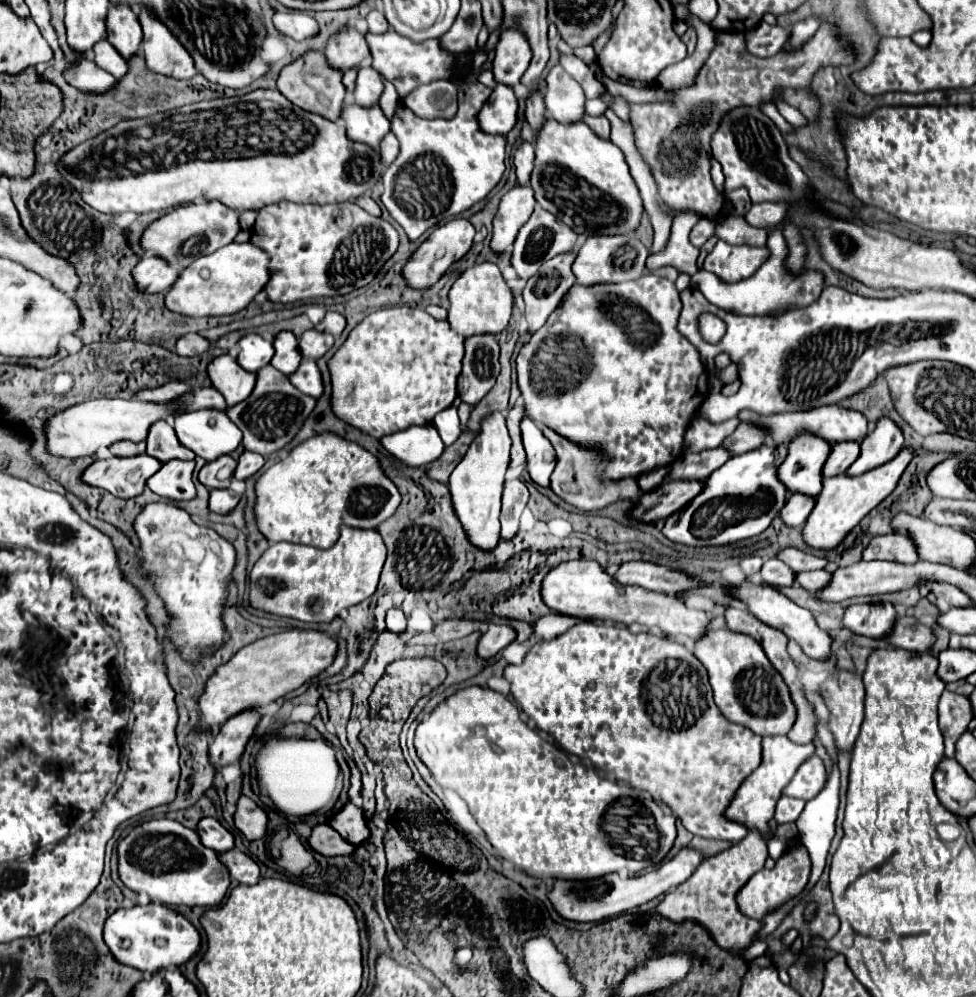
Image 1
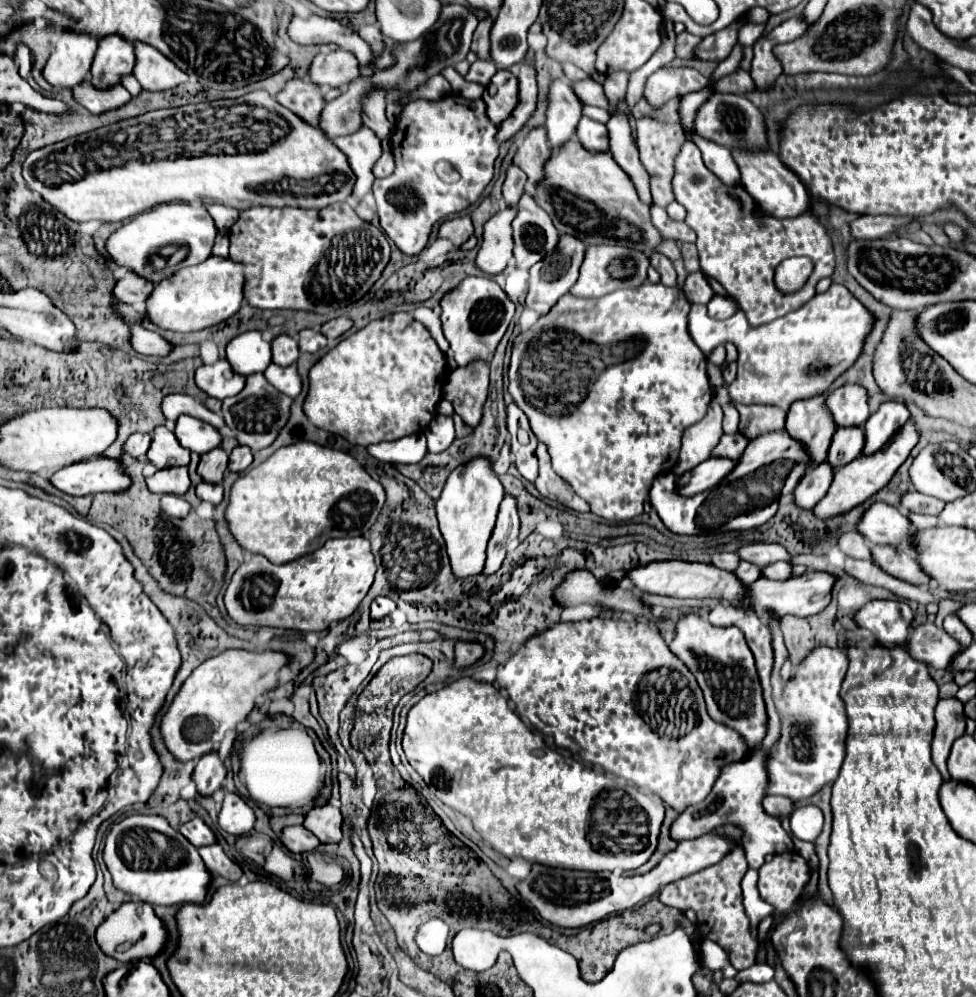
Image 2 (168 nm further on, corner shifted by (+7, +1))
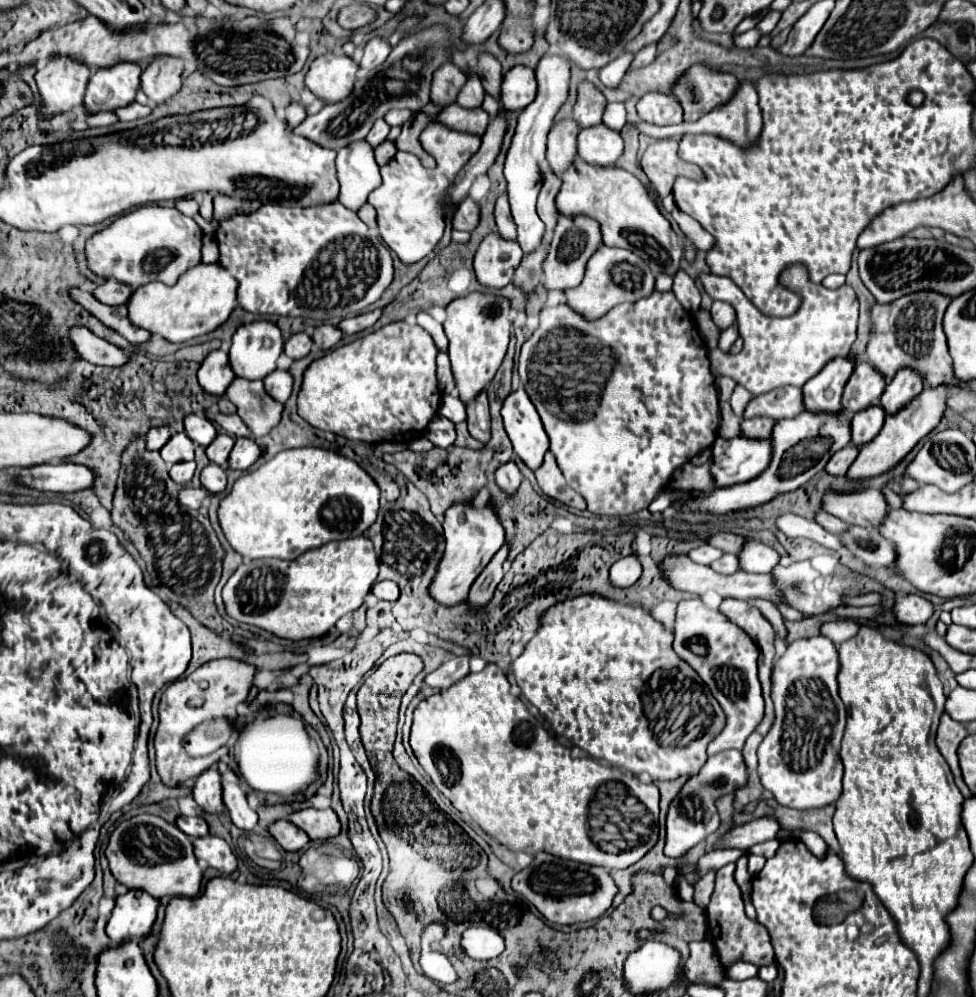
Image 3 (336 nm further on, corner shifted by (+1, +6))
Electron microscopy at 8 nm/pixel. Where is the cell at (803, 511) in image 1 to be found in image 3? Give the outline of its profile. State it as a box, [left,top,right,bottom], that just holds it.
[826,444,858,476]

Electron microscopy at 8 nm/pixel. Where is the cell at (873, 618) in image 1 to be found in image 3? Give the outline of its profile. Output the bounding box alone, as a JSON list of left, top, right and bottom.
[894,594,934,624]

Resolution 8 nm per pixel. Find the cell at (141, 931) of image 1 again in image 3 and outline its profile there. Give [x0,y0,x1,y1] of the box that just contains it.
[106,890,158,944]

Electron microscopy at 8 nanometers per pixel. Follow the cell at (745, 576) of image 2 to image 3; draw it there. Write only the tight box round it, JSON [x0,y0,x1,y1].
[710,554,738,574]

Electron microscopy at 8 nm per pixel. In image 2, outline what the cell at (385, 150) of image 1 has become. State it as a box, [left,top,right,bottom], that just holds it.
[372,151,394,177]

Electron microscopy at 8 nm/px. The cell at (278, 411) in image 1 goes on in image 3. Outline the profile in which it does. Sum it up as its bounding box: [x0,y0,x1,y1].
[226,378,284,438]

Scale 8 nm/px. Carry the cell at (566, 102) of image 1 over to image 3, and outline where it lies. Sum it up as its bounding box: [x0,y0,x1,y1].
[546,118,580,176]

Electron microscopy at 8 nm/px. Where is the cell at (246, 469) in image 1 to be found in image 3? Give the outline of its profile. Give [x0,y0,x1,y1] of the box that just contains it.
[228,438,260,470]

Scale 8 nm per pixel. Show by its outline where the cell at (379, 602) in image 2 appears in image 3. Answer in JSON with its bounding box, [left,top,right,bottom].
[372,580,398,602]

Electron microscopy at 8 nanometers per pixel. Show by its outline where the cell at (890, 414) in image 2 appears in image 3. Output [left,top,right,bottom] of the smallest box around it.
[880,366,924,414]

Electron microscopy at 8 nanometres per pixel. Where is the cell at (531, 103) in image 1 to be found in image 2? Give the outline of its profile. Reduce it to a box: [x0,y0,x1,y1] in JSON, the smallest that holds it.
[514,127,550,185]

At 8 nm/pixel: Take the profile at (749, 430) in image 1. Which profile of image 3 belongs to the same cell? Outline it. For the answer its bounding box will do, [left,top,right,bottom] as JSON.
[744,386,802,420]

